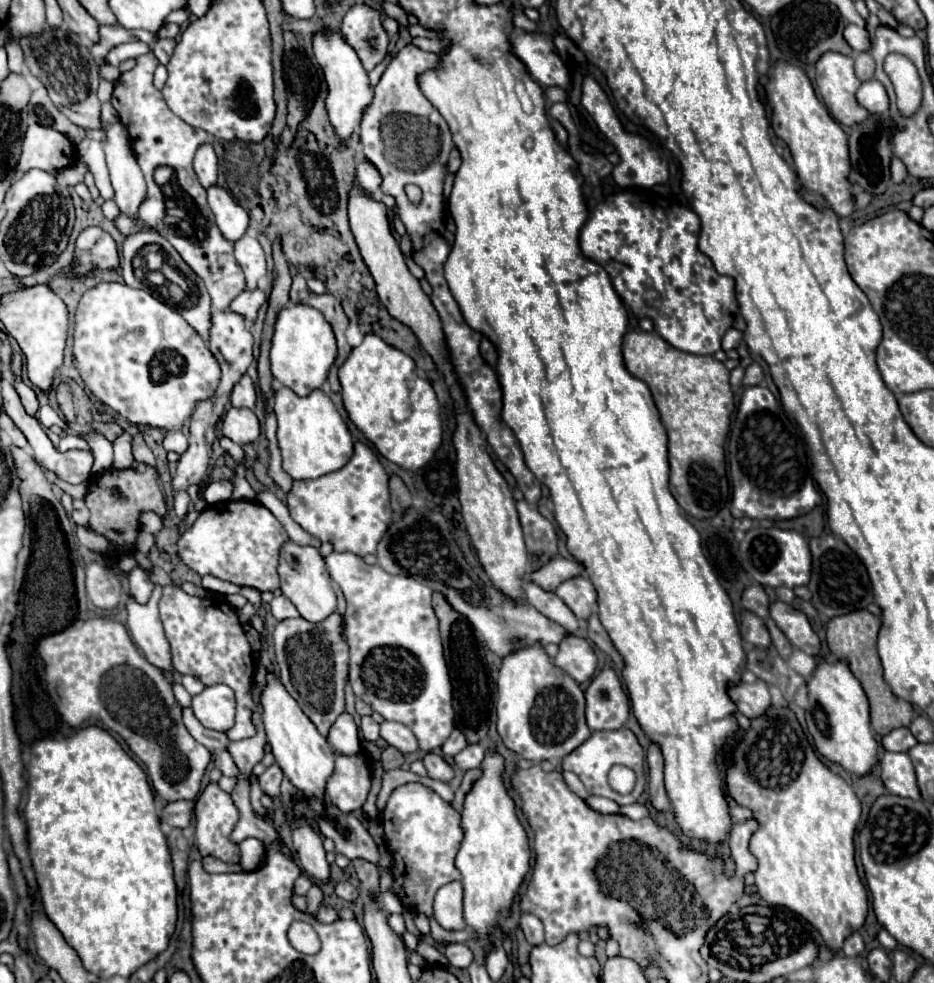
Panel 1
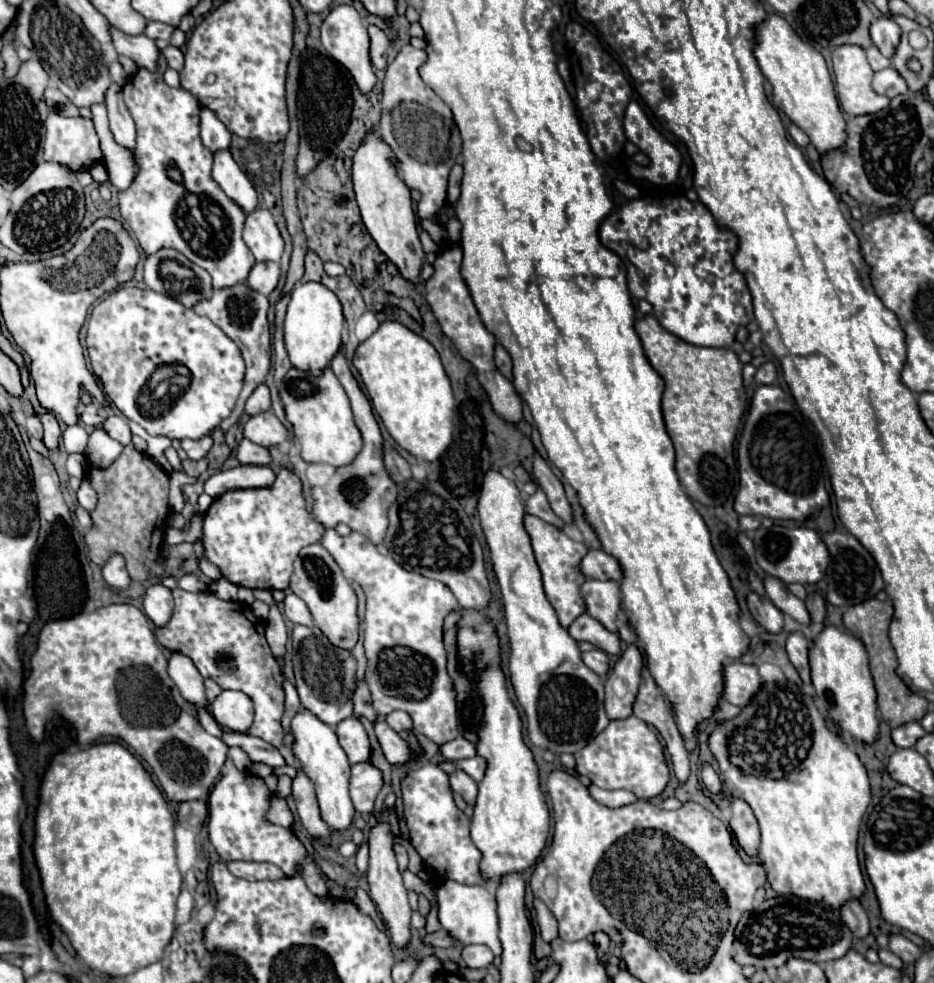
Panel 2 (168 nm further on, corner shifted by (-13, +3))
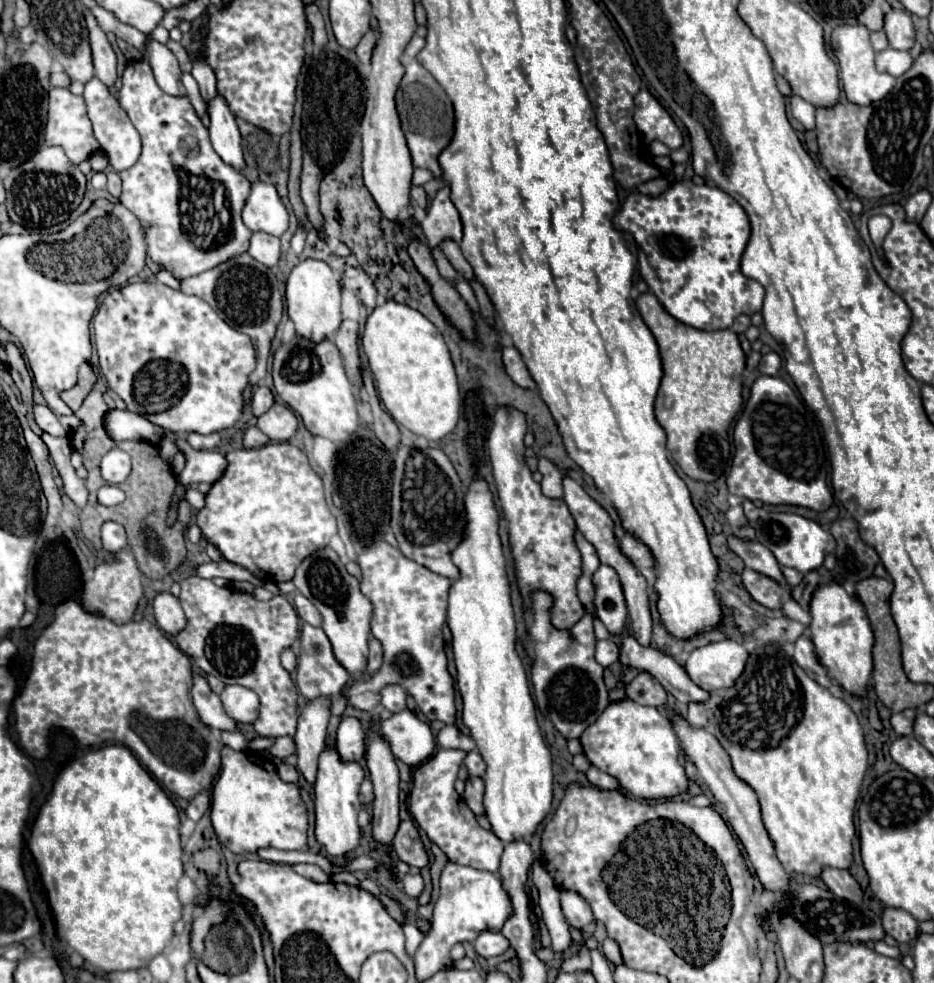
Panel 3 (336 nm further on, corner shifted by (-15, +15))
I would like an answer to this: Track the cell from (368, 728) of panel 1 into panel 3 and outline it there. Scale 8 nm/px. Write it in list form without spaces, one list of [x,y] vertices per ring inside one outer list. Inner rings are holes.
[[[403,710],[387,720],[381,720],[381,734],[389,742],[395,758],[415,768],[433,754],[435,740],[431,728],[413,712]]]

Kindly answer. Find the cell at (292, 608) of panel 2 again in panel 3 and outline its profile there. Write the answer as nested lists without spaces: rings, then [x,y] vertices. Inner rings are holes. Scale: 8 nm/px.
[[[301,592],[295,594],[295,604],[293,606],[295,606],[299,618],[303,618],[305,622],[309,622],[311,626],[321,626],[321,616],[319,616],[317,608]]]

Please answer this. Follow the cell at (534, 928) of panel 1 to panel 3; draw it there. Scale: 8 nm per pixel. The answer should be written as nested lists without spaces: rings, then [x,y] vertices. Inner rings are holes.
[[[539,862],[533,864],[533,884],[539,890],[539,906],[543,910],[543,920],[549,928],[551,940],[553,940],[553,950],[555,952],[563,952],[569,948],[571,944],[571,934],[569,934],[569,926],[565,922],[565,916],[561,912],[561,904],[559,904],[559,888],[555,888],[553,880],[547,876],[547,872],[543,872],[543,866]]]

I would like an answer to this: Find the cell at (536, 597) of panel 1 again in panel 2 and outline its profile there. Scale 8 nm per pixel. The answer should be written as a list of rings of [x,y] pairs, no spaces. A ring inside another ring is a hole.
[[[525,514],[523,524],[525,524],[525,532],[531,538],[533,554],[535,554],[537,566],[541,570],[541,576],[543,576],[545,596],[551,602],[551,606],[555,608],[555,612],[559,616],[559,624],[563,628],[569,628],[569,624],[585,612],[585,602],[581,596],[581,584],[585,582],[585,576],[581,576],[579,564],[581,564],[583,556],[587,554],[587,548],[585,548],[585,544],[571,540],[561,528],[553,528],[553,524],[545,524],[537,516]]]

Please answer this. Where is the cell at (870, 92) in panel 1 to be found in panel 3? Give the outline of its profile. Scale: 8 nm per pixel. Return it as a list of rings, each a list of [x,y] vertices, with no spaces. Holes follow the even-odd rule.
[[[887,48],[883,52],[877,54],[877,70],[879,72],[887,72],[895,78],[903,76],[903,72],[907,72],[913,64],[913,58],[909,52],[903,52],[903,50],[895,50],[895,48]]]

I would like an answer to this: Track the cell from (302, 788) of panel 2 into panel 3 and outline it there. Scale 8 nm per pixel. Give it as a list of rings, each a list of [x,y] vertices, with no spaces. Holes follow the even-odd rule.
[[[311,700],[299,714],[295,746],[297,746],[297,770],[307,784],[315,784],[317,758],[325,748],[329,722],[329,700]]]

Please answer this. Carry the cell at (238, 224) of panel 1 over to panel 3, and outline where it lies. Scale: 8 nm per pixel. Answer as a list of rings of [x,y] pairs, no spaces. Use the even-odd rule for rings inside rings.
[[[221,96],[211,100],[207,112],[211,118],[209,132],[211,132],[211,144],[213,144],[215,152],[219,154],[219,158],[225,164],[229,164],[237,170],[243,170],[245,160],[243,160],[243,152],[241,152],[241,136],[239,136],[235,116],[231,114],[231,110],[227,108],[227,104]]]

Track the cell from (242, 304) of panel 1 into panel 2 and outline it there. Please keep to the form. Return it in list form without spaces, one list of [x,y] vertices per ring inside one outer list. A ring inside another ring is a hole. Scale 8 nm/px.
[[[255,262],[247,276],[247,284],[265,296],[269,296],[273,292],[277,282],[279,282],[279,264],[277,262]]]

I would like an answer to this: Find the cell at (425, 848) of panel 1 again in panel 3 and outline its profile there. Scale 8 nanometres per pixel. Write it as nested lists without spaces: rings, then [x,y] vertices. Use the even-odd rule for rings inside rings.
[[[439,748],[429,760],[419,764],[413,770],[413,788],[409,796],[409,810],[413,820],[423,828],[433,844],[437,844],[449,858],[449,862],[465,864],[477,870],[497,872],[499,860],[503,854],[503,842],[493,834],[483,830],[475,822],[475,814],[455,792],[453,784],[457,780],[459,764],[463,762],[463,750],[445,750]]]

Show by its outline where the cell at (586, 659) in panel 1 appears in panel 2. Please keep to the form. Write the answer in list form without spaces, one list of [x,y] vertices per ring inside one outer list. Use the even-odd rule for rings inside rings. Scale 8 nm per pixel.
[[[591,650],[591,652],[583,652],[583,662],[601,678],[607,676],[609,672],[609,658],[603,650]]]

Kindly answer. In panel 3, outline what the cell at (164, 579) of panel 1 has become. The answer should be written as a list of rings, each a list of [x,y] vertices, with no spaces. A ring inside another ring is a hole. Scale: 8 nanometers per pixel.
[[[105,522],[101,528],[101,538],[103,538],[103,548],[109,554],[115,554],[123,548],[127,548],[127,534],[121,524],[117,522]]]

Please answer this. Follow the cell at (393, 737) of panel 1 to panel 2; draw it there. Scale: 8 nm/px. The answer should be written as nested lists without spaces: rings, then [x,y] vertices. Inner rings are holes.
[[[401,710],[387,714],[385,722],[387,722],[387,724],[395,730],[395,732],[401,732],[401,730],[411,730],[411,718],[409,718],[409,714],[407,714],[407,712],[401,712]]]

